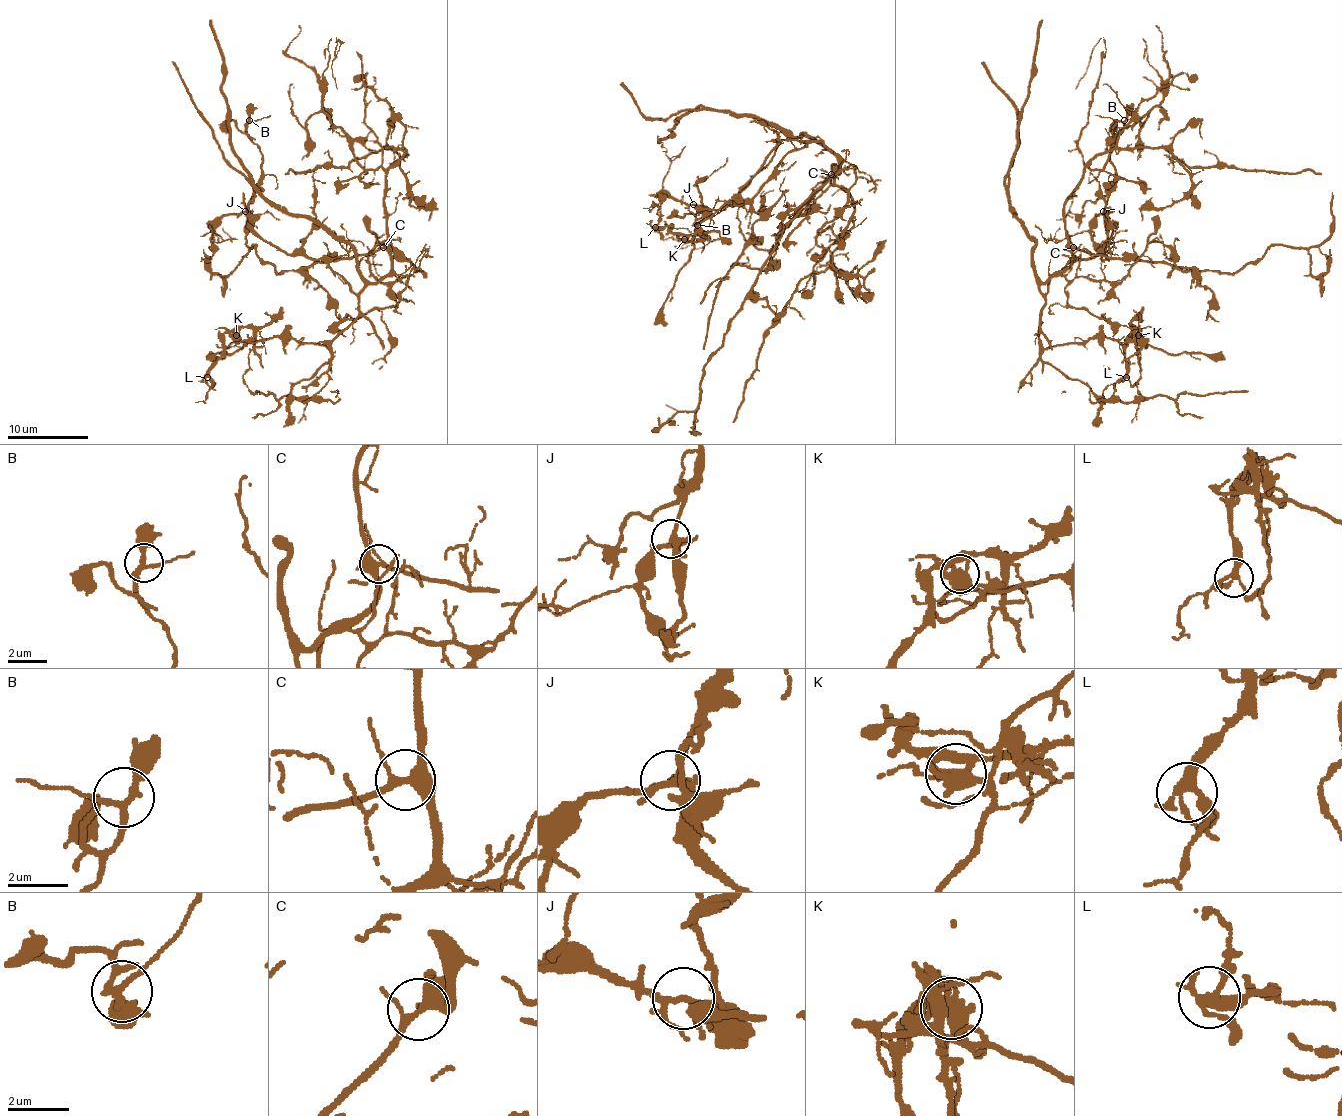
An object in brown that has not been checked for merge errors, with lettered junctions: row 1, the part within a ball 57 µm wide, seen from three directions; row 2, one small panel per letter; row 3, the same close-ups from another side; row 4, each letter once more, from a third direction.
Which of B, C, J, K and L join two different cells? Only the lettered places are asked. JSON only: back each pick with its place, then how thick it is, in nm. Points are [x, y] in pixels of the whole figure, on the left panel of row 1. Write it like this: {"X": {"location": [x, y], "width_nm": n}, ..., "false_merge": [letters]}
{"K": {"location": [236, 335], "width_nm": 400}, "false_merge": ["K"]}

